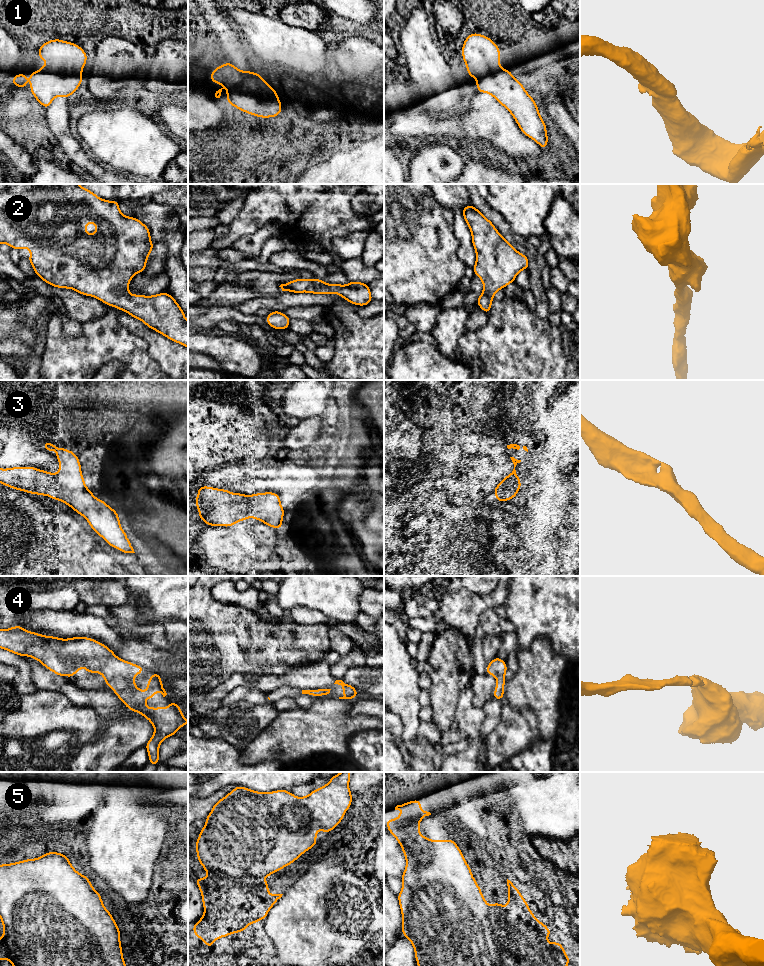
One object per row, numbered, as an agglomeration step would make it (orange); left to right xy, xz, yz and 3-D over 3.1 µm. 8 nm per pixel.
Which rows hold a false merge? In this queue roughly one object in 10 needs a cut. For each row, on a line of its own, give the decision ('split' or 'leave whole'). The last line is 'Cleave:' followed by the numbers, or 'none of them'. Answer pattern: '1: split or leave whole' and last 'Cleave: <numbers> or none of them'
1: leave whole
2: leave whole
3: leave whole
4: leave whole
5: leave whole
Cleave: none of them

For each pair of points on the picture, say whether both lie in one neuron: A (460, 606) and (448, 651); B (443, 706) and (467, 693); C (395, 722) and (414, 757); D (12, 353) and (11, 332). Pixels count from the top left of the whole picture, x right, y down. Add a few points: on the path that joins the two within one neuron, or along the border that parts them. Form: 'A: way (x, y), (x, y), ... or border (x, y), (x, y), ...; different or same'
A: border (450, 626), (458, 629), (466, 637); different
B: border (469, 684), (459, 694), (455, 709), (456, 721); different
C: way (396, 731), (398, 738), (407, 748); same
D: border (10, 339), (27, 347), (31, 352); different

